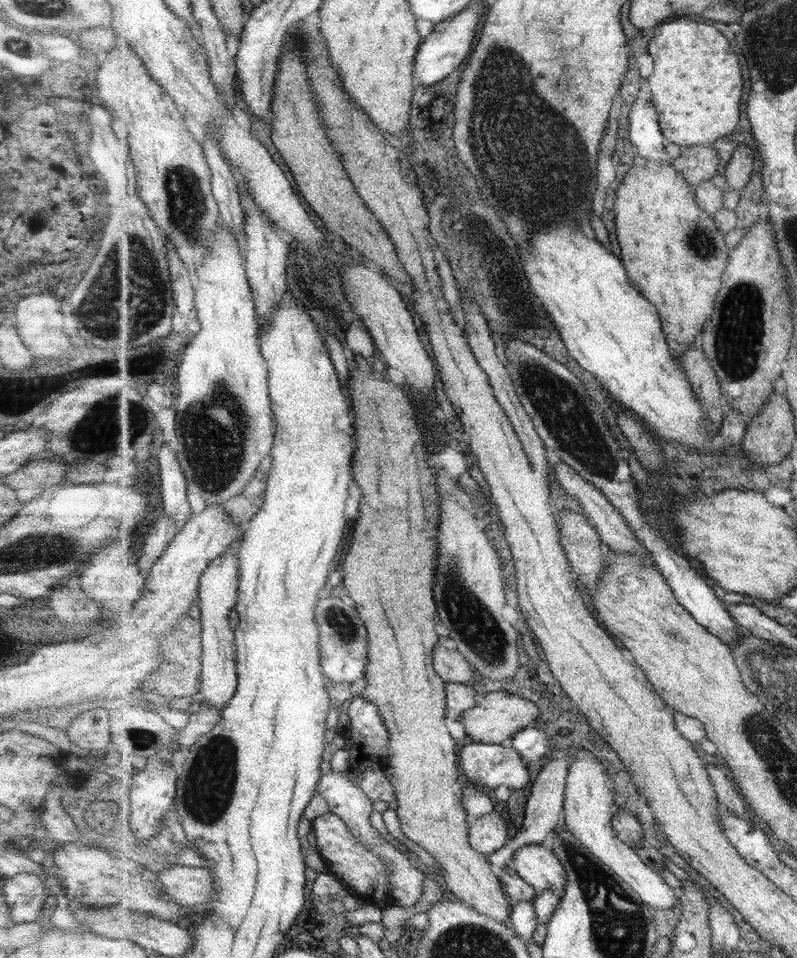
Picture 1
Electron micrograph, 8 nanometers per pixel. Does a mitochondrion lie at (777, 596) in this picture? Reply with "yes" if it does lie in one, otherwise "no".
no

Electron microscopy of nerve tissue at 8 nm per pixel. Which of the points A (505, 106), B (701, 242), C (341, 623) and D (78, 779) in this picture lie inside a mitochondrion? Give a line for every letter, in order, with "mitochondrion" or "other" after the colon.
A: mitochondrion
B: mitochondrion
C: mitochondrion
D: other

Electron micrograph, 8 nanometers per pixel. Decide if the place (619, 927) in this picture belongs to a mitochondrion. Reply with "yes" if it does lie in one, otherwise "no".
yes

